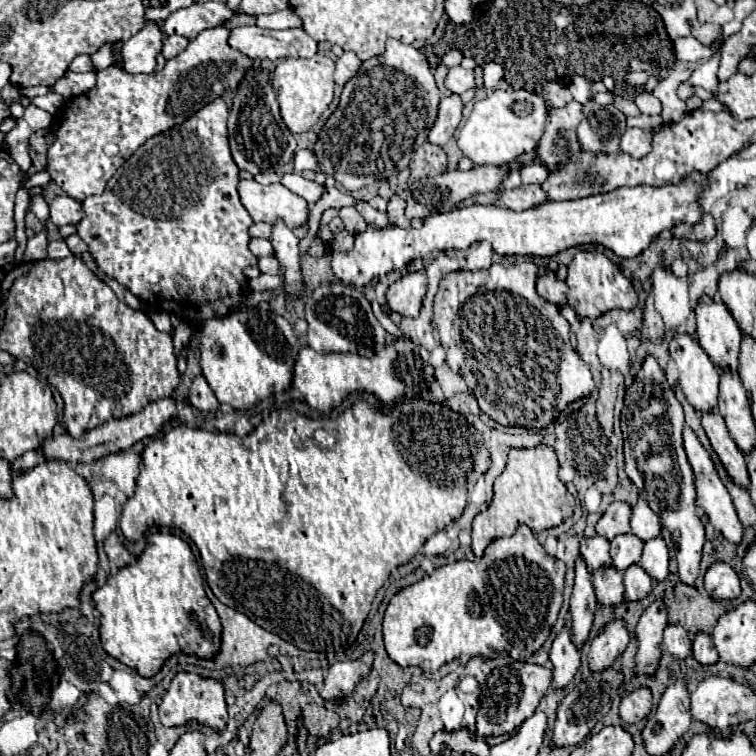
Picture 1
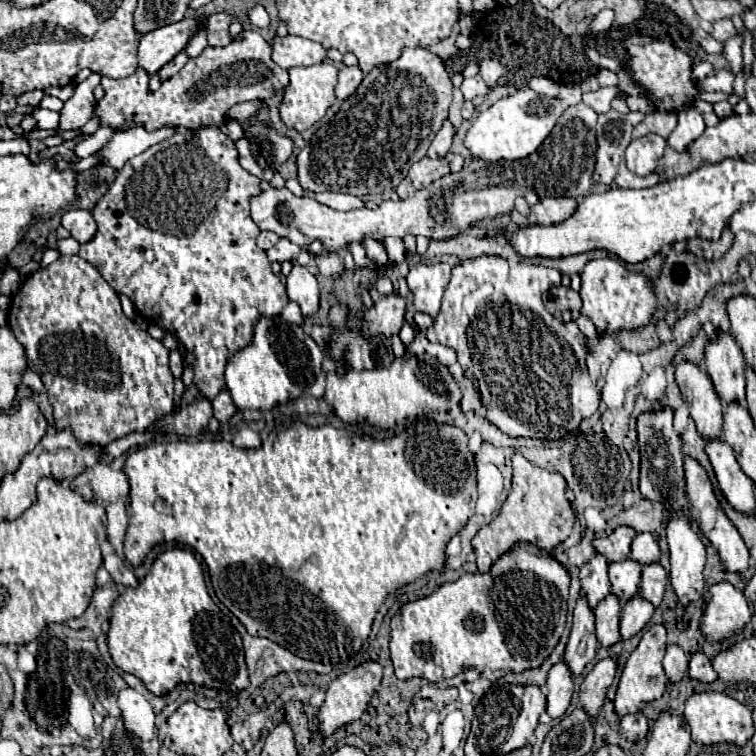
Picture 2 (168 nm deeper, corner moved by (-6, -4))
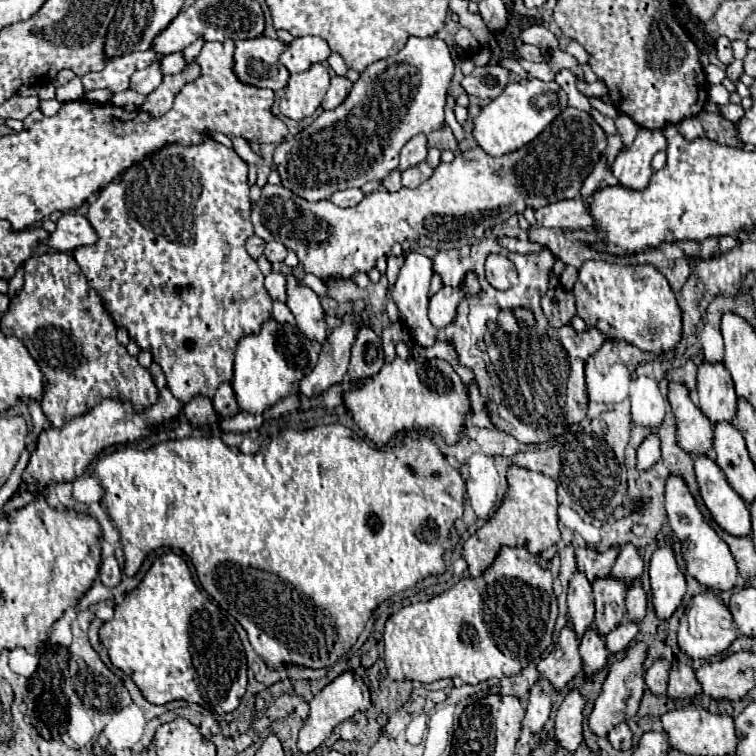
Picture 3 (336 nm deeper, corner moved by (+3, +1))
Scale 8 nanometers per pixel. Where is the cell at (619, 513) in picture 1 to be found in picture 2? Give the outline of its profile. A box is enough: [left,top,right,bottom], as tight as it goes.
[593,529,637,563]

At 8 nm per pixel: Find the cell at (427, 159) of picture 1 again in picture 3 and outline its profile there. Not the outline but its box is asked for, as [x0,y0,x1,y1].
[402,162,432,188]

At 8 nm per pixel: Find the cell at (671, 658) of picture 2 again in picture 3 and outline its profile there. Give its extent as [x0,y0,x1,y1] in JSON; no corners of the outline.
[644,658,670,696]

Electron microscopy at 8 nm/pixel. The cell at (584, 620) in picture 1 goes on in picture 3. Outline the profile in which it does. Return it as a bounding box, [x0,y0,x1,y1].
[538,624,582,690]

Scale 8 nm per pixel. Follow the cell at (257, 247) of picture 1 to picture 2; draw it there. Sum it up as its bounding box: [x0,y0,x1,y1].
[267,239,301,263]

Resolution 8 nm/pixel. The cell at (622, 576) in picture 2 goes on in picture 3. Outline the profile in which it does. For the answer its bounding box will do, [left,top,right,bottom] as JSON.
[594,576,628,636]

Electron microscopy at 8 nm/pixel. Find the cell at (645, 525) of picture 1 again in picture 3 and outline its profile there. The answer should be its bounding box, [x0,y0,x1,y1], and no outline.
[612,544,644,582]

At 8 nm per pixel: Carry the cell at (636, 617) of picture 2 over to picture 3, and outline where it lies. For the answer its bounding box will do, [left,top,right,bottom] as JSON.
[604,620,638,654]

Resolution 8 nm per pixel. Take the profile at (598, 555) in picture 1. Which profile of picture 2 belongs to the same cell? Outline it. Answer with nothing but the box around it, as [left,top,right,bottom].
[579,553,611,609]

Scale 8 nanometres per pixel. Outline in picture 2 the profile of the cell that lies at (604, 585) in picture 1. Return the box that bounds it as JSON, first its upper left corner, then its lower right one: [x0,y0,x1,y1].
[595,595,621,647]

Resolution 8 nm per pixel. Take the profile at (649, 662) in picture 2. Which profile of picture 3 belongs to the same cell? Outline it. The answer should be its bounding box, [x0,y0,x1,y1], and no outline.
[588,642,648,736]

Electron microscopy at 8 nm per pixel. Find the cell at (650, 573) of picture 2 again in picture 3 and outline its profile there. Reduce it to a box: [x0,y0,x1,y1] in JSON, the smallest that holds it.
[626,580,648,620]

